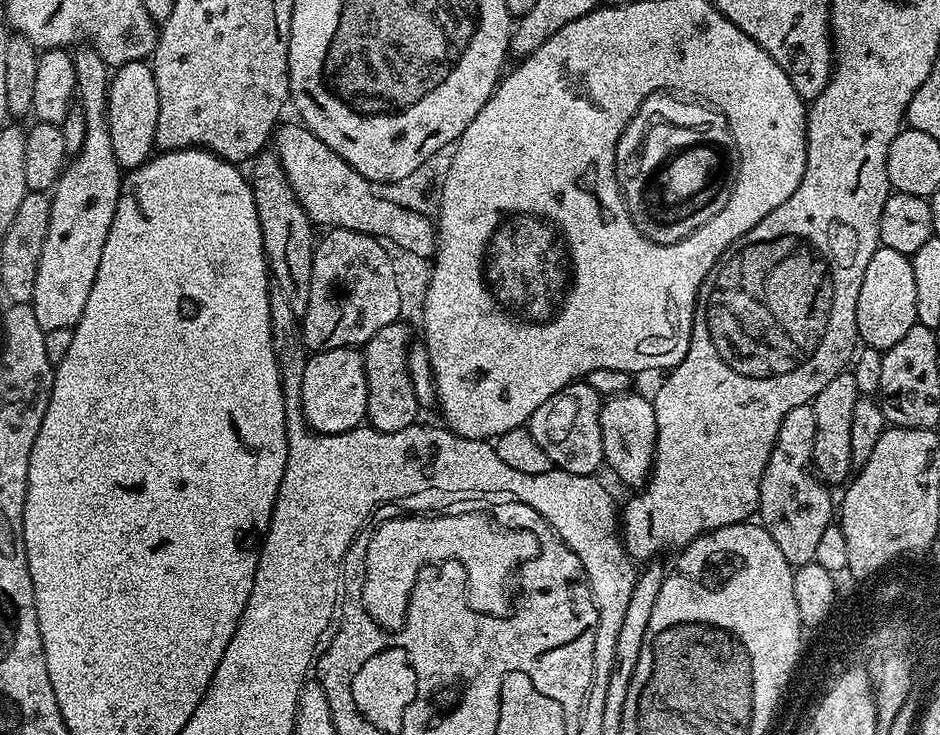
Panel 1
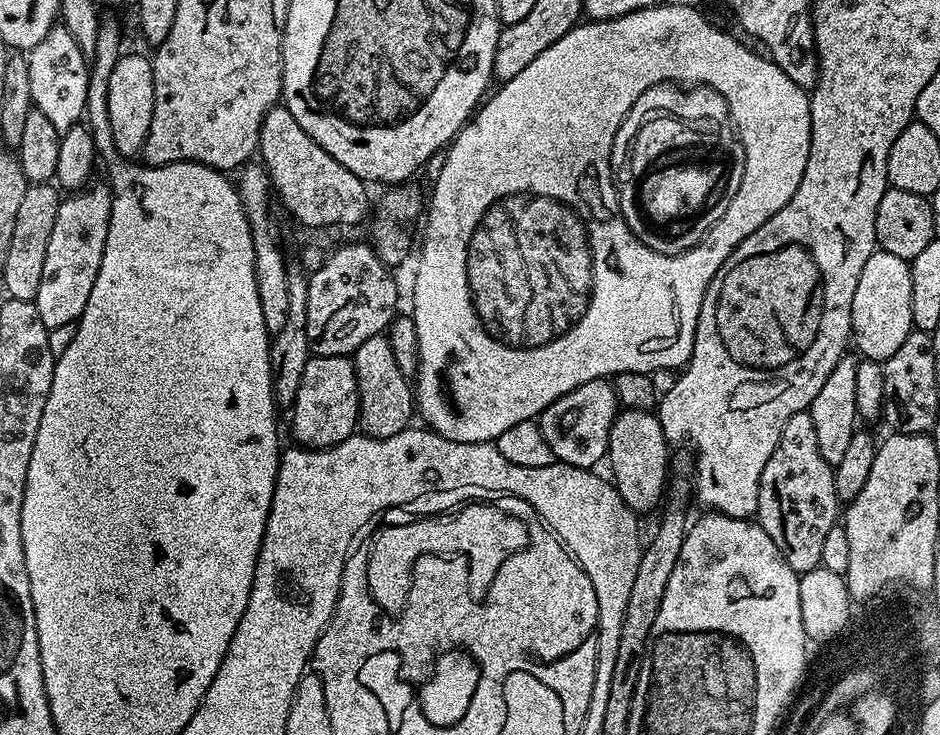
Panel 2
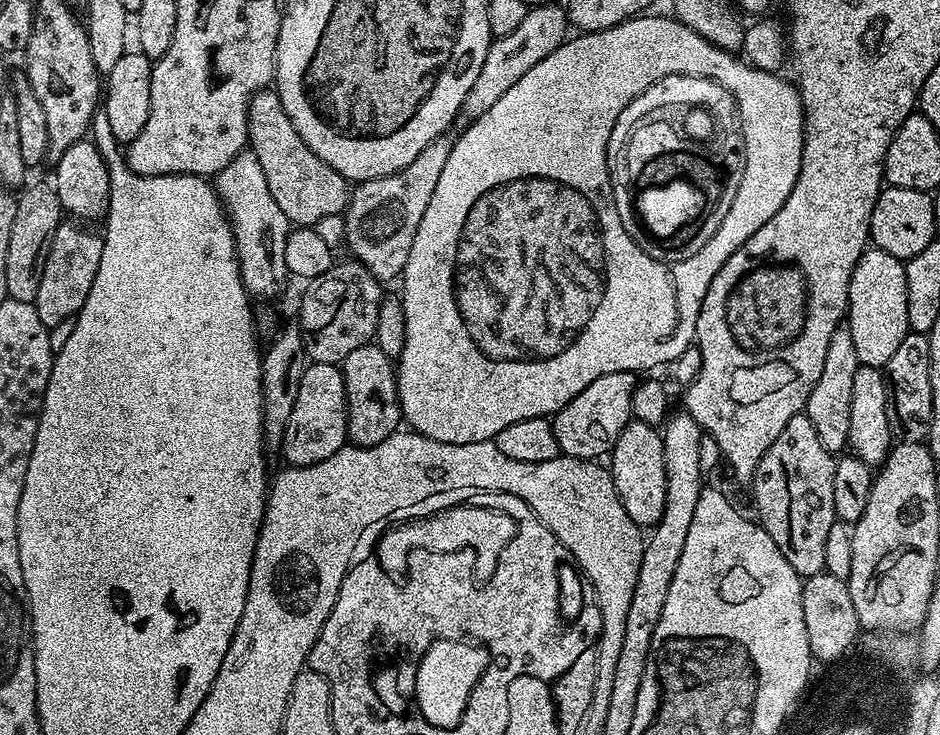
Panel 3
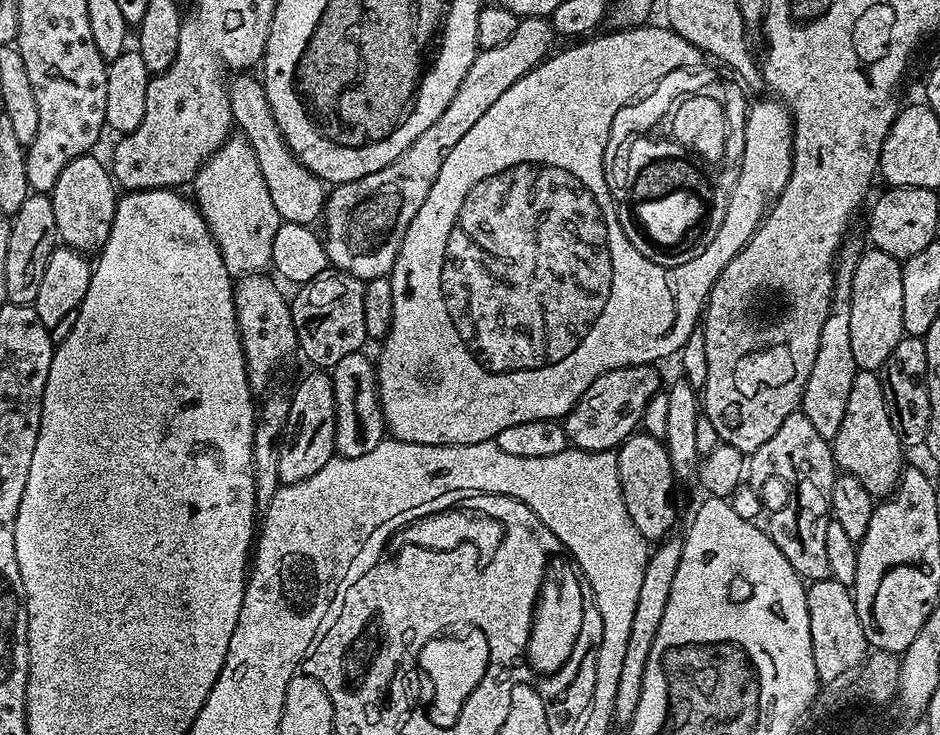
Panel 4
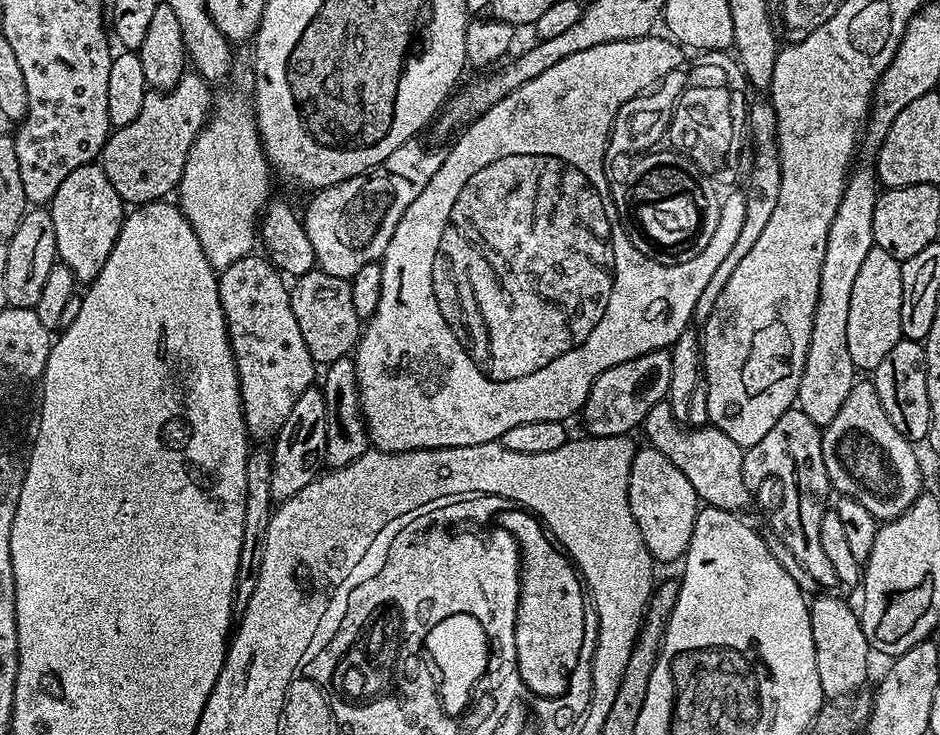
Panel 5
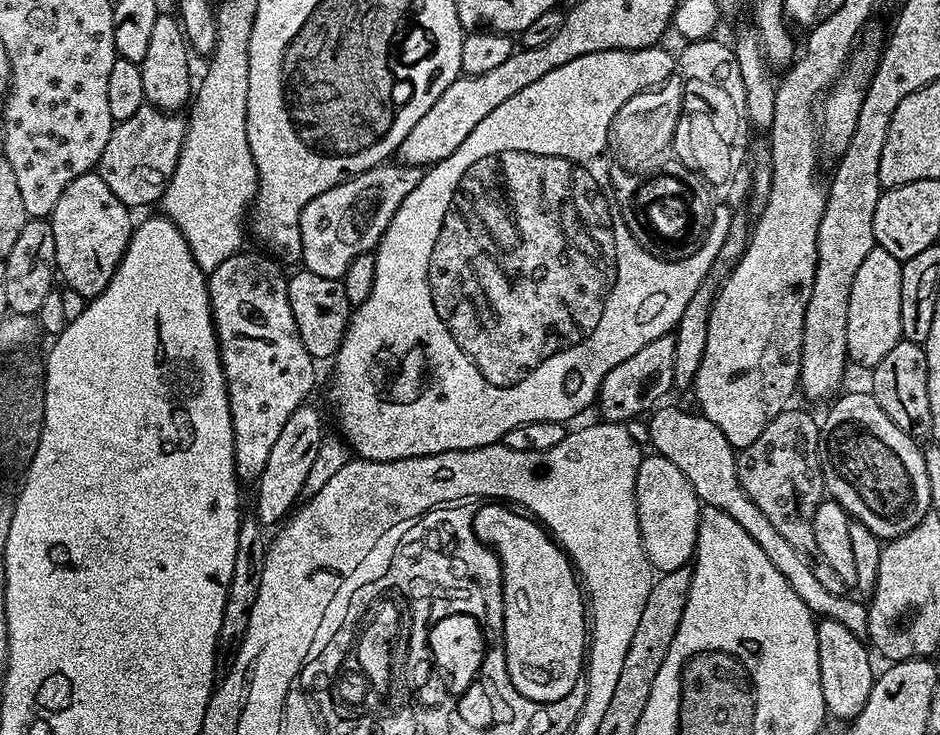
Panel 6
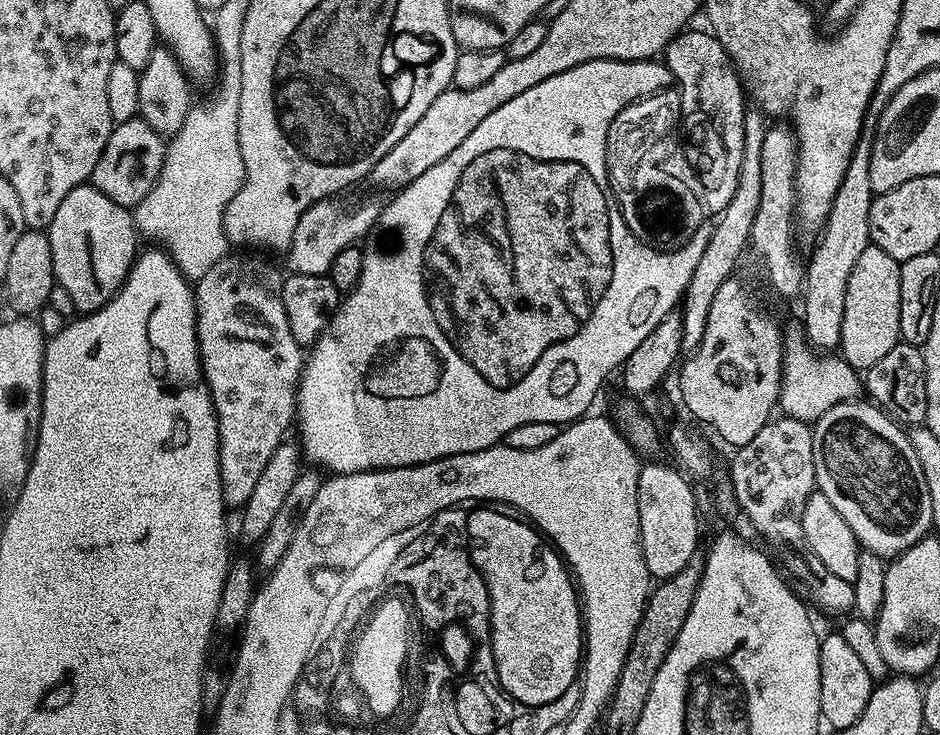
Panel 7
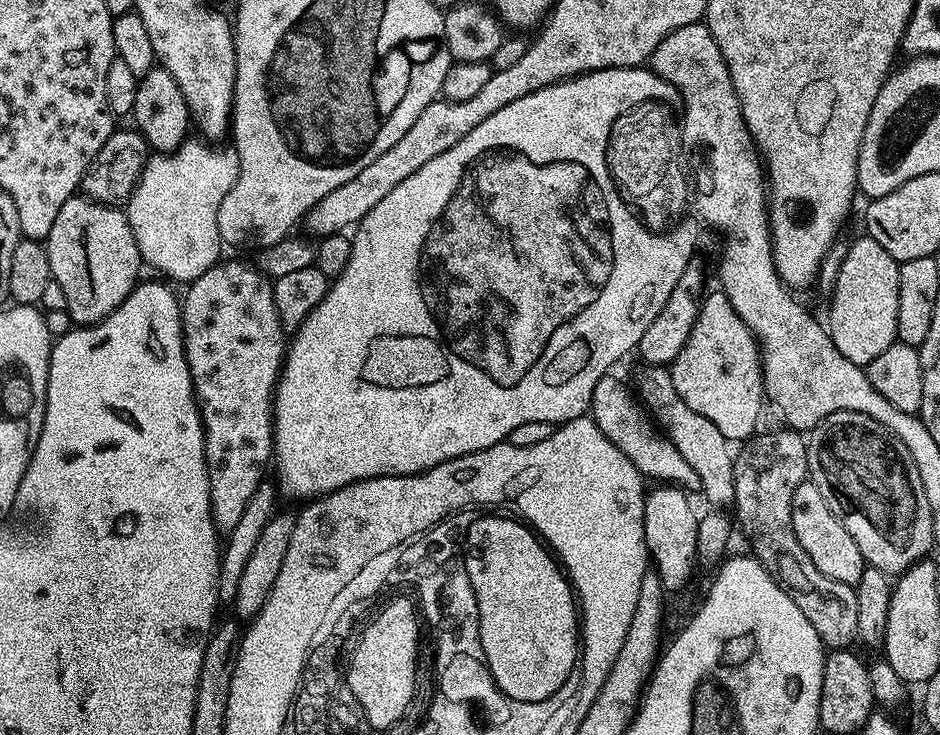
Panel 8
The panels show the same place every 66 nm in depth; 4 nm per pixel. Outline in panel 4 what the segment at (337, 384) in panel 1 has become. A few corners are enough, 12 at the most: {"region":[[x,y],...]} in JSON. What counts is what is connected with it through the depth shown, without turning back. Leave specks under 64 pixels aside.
{"region":[[308,370],[291,389],[278,446],[281,484],[337,455],[331,375]]}

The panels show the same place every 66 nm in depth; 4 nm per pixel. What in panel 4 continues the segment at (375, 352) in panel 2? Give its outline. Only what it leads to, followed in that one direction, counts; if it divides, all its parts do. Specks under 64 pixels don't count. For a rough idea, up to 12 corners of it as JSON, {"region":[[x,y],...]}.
{"region":[[363,351],[330,370],[337,453],[386,438],[376,365]]}

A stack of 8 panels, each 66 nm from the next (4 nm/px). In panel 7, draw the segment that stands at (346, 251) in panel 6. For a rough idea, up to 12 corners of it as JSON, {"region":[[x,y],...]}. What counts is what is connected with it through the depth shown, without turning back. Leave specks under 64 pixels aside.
{"region":[[320,200],[298,218],[290,273],[327,275],[377,227],[381,201]]}

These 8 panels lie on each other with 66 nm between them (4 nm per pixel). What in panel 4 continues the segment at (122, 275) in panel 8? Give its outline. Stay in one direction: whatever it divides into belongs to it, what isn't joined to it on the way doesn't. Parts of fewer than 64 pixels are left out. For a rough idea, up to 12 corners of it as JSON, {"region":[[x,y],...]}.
{"region":[[96,154],[58,174],[59,239],[96,254],[114,226],[118,185]]}

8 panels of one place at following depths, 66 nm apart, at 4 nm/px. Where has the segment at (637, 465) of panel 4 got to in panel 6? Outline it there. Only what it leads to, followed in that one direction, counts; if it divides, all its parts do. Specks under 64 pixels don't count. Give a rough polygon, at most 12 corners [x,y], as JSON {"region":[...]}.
{"region":[[670,458],[638,466],[636,513],[657,573],[693,559],[702,505]]}

